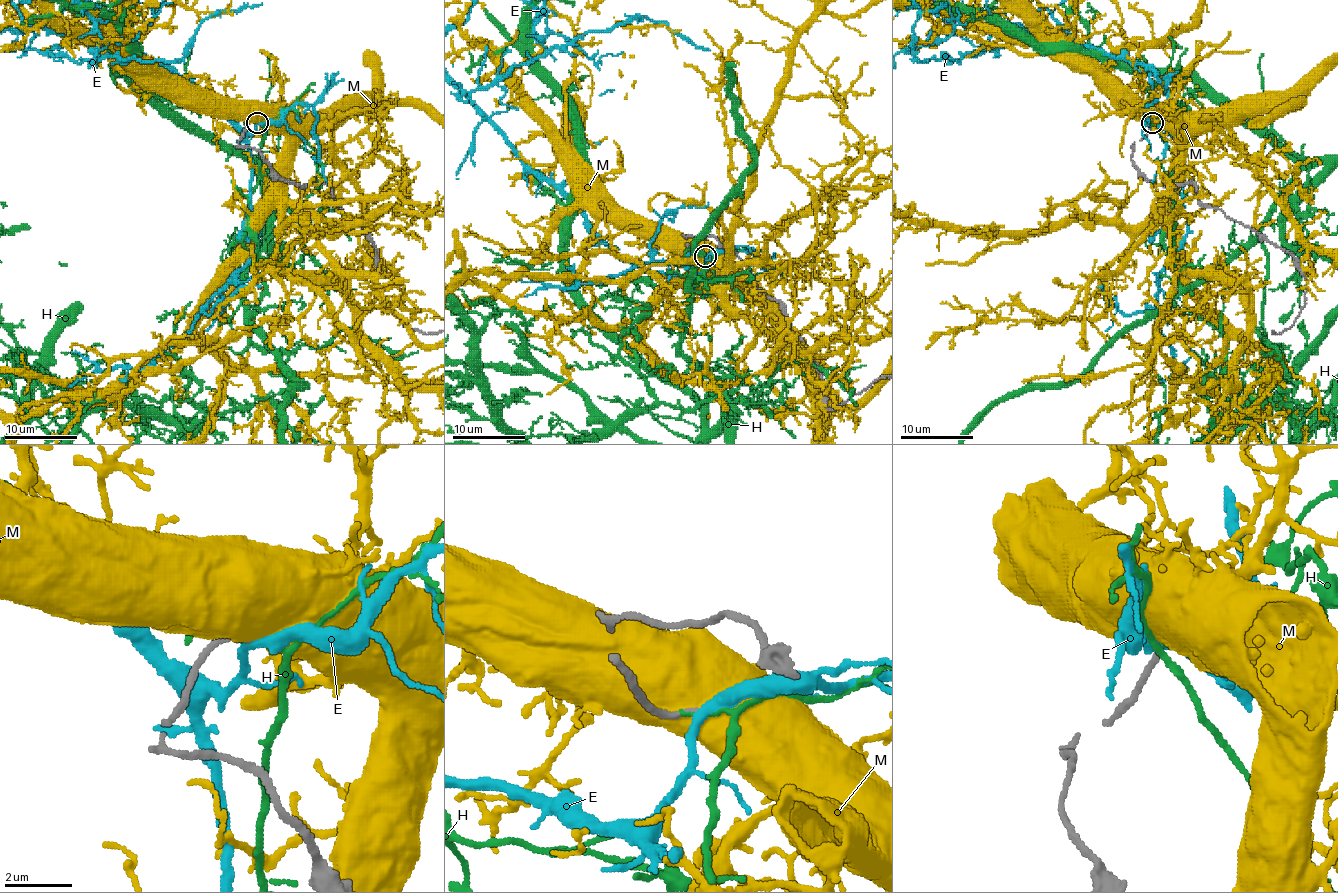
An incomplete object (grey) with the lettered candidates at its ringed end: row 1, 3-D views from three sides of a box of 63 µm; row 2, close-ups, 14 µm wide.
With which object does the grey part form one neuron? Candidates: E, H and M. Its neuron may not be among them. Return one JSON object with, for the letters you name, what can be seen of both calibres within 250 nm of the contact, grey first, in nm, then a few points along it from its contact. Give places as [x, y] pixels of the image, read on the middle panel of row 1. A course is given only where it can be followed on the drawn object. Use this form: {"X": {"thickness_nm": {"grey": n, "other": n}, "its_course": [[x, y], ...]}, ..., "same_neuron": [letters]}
{"same_neuron": []}

